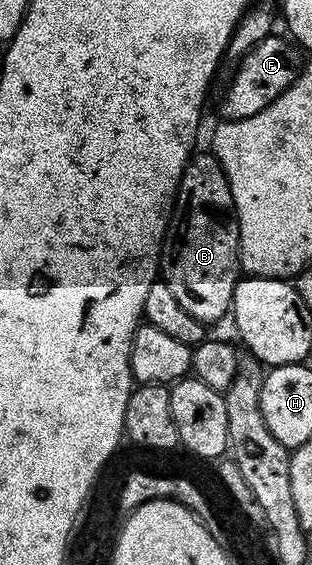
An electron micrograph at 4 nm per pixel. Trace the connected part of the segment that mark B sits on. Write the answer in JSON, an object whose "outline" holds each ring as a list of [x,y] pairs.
{"outline":[[[197,152],[188,160],[188,165],[179,181],[172,216],[161,247],[160,275],[162,281],[177,298],[178,305],[202,325],[214,323],[224,315],[226,317],[231,310],[233,291],[242,271],[239,247],[240,225],[228,178],[213,152]]]}

